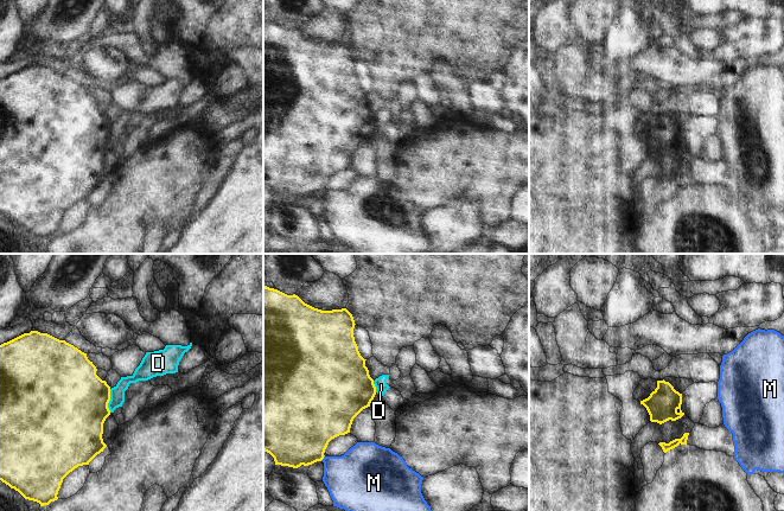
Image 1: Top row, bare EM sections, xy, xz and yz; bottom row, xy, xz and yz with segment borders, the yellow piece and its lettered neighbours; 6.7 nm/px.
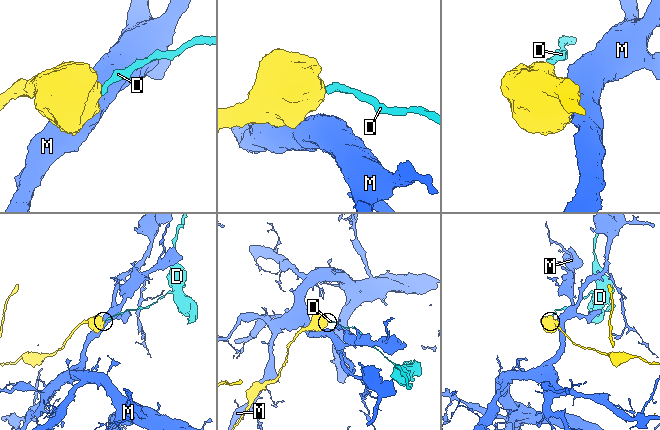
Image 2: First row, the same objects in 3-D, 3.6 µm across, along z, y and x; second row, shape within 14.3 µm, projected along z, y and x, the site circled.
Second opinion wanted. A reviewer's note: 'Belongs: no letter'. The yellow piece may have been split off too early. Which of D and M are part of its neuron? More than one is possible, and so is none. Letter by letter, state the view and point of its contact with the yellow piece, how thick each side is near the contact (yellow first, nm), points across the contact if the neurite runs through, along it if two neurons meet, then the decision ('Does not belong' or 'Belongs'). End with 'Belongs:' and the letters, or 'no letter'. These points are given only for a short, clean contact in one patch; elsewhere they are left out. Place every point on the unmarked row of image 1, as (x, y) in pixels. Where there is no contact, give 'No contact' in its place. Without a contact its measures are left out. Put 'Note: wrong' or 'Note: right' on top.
Note: right
D: Touches yellow at xy (109, 134). Thickness 480 nm (yellow) against 100 nm. Boundary: xy (110, 123), (109, 146). Does not belong
M: Touches yellow at xz (323, 192). Thickness 460 nm (yellow) against 360 nm. Boundary: xz (324, 190), (320, 195). Does not belong
Belongs: no letter.

